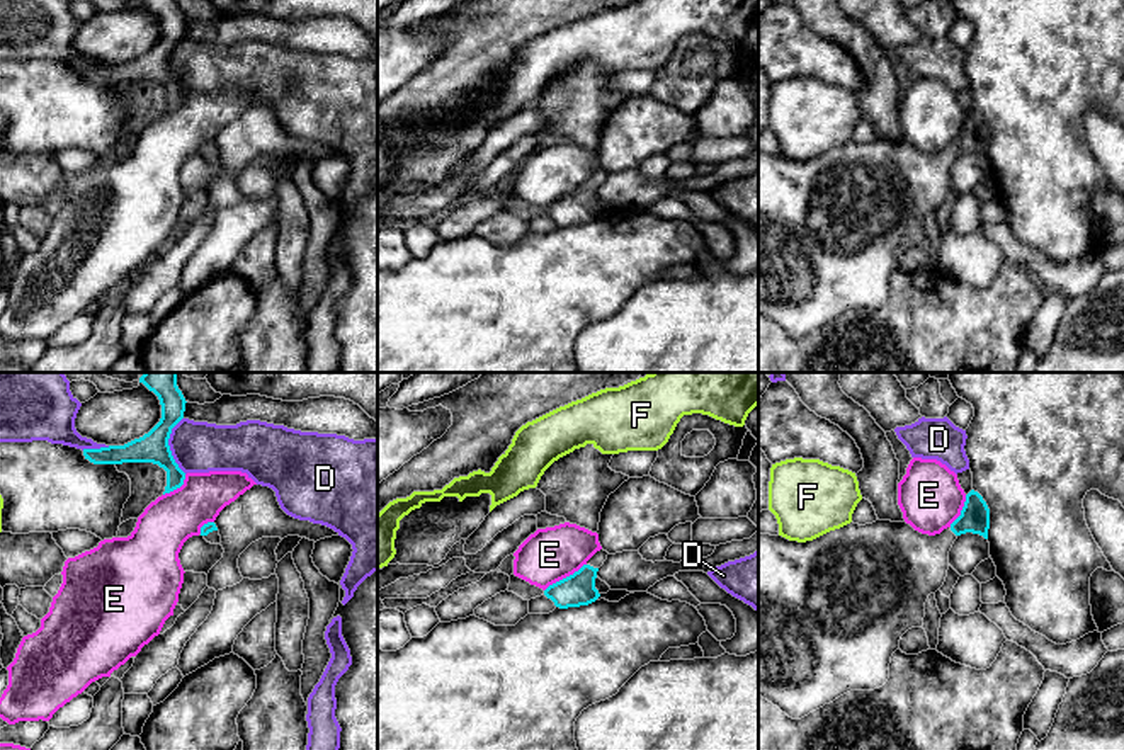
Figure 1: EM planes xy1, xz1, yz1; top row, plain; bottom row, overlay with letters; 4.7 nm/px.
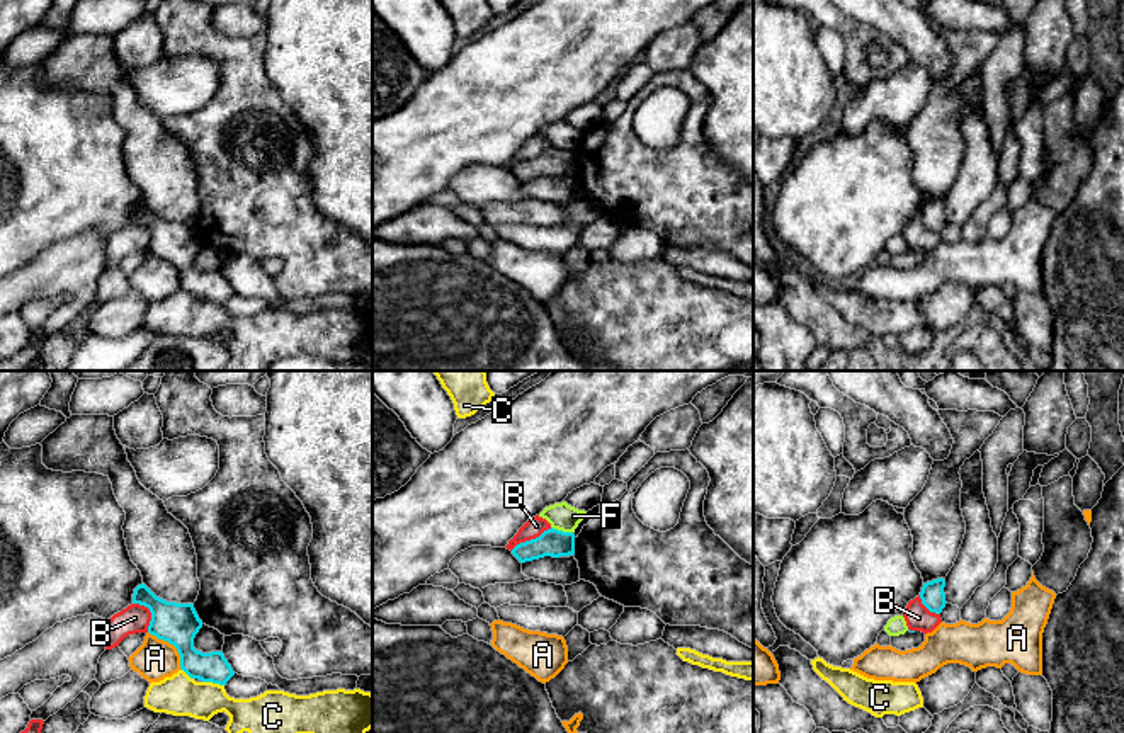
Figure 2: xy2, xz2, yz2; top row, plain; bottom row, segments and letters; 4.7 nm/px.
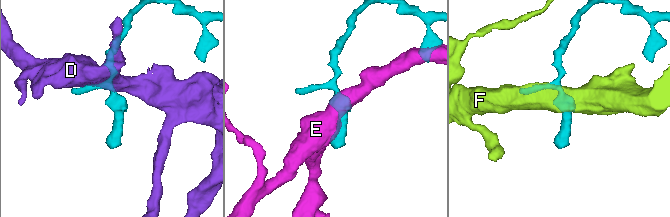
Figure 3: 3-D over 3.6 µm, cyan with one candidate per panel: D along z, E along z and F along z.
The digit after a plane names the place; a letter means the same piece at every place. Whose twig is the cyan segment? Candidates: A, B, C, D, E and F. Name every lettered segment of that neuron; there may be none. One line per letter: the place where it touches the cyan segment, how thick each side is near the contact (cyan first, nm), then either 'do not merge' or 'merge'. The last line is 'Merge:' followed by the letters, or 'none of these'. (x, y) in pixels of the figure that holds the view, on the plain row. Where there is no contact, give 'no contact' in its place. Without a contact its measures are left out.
A: contact xy2 (172, 262); calibres 190 and 190 nm; do not merge
B: contact xz2 (531, 159); calibres 130 and 90 nm; do not merge
C: contact xy2 (213, 301); calibres 140 and 190 nm; do not merge
D: contact xy1 (169, 65); calibres 140 and 240 nm; do not merge
E: contact xz1 (567, 196); calibres 160 and 260 nm; do not merge
F: contact xz2 (562, 150); calibres 130 and 130 nm; do not merge
Merge: none of these

